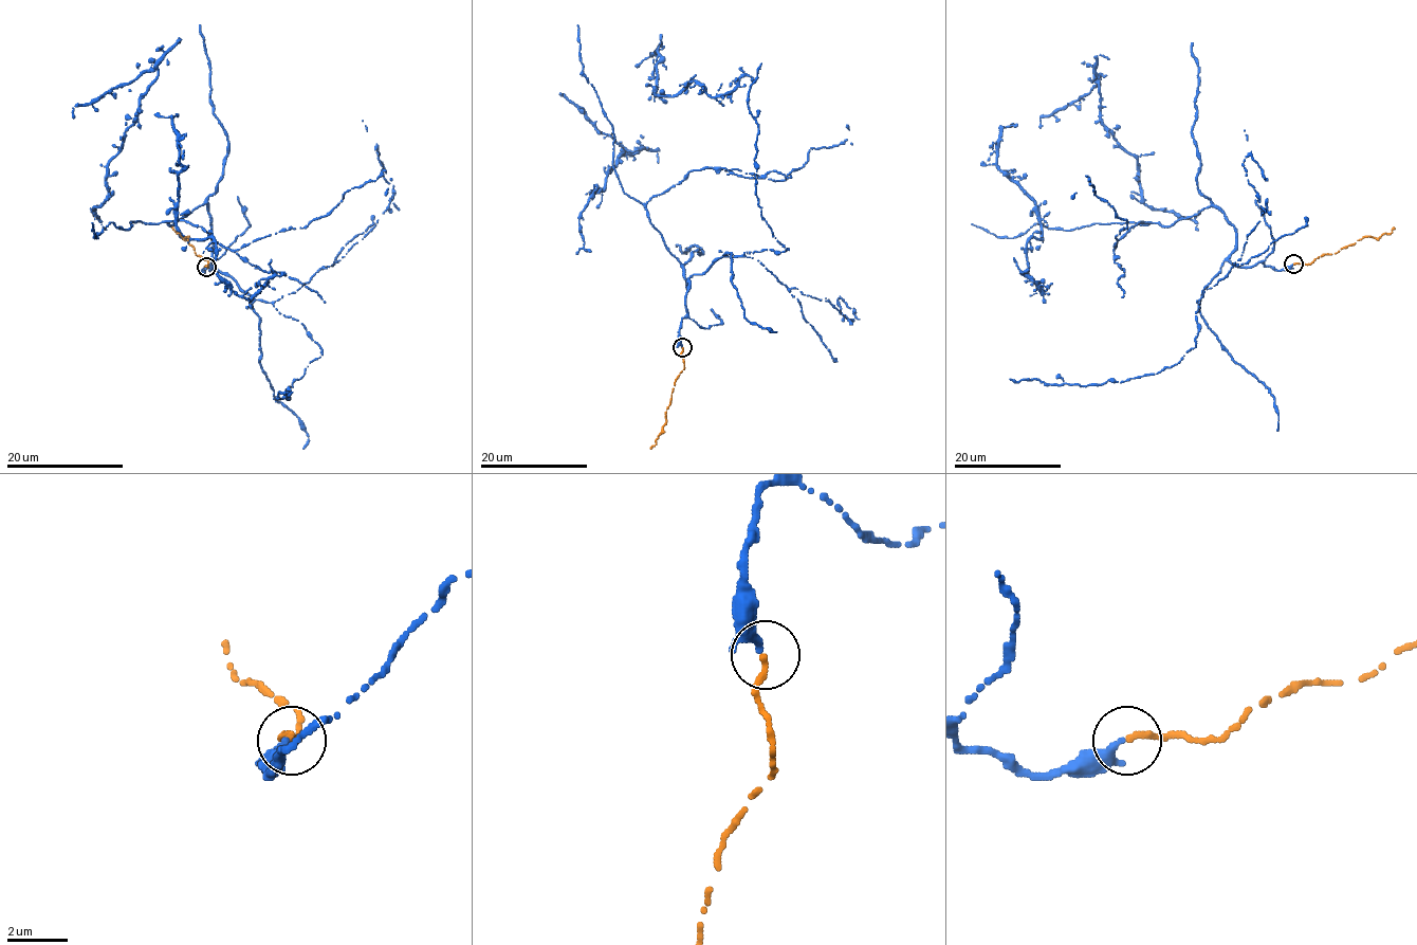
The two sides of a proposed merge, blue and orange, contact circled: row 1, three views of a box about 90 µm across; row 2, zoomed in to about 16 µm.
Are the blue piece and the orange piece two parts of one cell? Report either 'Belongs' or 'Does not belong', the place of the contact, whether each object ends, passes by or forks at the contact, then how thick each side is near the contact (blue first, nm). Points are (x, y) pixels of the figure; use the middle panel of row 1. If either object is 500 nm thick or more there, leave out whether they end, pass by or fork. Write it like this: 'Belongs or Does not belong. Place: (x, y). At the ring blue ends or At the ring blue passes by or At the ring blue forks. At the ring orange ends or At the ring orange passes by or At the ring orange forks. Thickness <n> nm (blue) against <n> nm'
Belongs. Place: (682, 347). At the ring blue ends. At the ring orange ends. Thickness 280 nm (blue) against 240 nm

